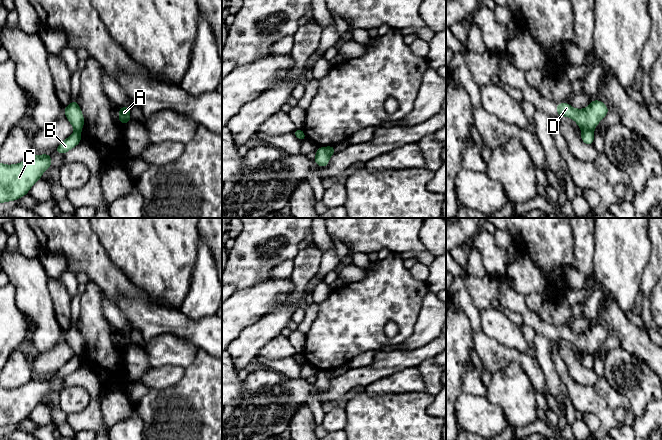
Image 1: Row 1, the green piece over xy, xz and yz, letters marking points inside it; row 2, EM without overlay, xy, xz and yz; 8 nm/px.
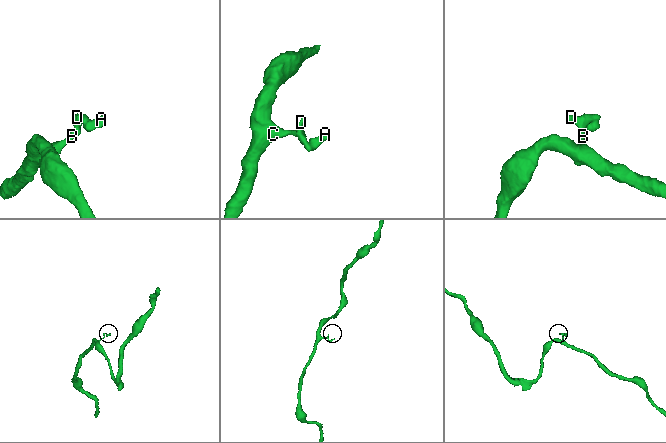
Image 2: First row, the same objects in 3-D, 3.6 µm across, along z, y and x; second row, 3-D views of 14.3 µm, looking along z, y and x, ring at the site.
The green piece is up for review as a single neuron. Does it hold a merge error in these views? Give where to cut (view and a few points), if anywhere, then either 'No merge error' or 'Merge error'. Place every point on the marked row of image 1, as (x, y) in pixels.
Split along yz (592, 130), (582, 131). Merge error

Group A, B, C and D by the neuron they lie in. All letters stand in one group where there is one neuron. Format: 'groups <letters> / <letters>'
groups A D / B C

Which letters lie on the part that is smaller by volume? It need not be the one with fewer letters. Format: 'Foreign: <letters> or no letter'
Foreign: A, D

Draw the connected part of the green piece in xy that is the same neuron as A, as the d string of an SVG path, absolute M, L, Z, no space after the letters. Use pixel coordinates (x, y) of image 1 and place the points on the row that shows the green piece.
M130 107L119 108L118 118L122 124L126 125L131 120Z

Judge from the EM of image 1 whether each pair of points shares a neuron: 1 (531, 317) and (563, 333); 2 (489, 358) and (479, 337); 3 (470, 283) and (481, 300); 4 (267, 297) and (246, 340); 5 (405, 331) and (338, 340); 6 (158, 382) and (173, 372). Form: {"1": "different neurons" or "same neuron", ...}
{"1": "same neuron", "2": "same neuron", "3": "same neuron", "4": "different neurons", "5": "same neuron", "6": "same neuron"}

